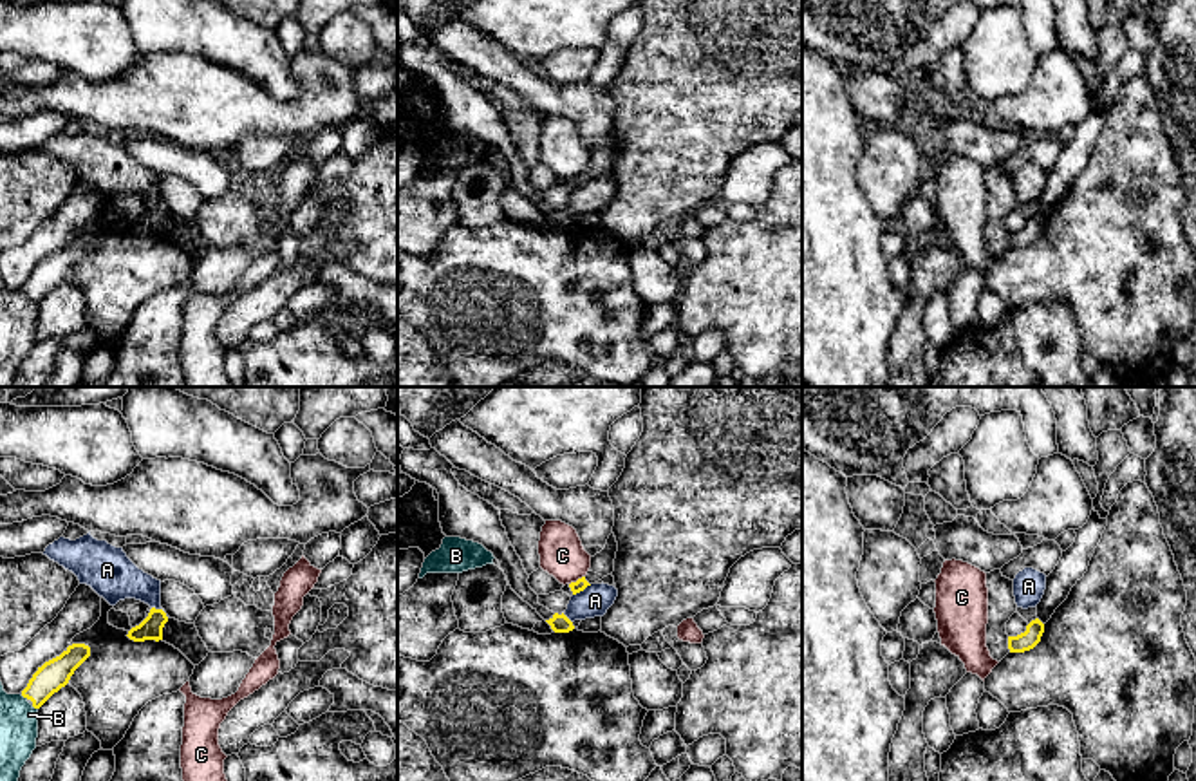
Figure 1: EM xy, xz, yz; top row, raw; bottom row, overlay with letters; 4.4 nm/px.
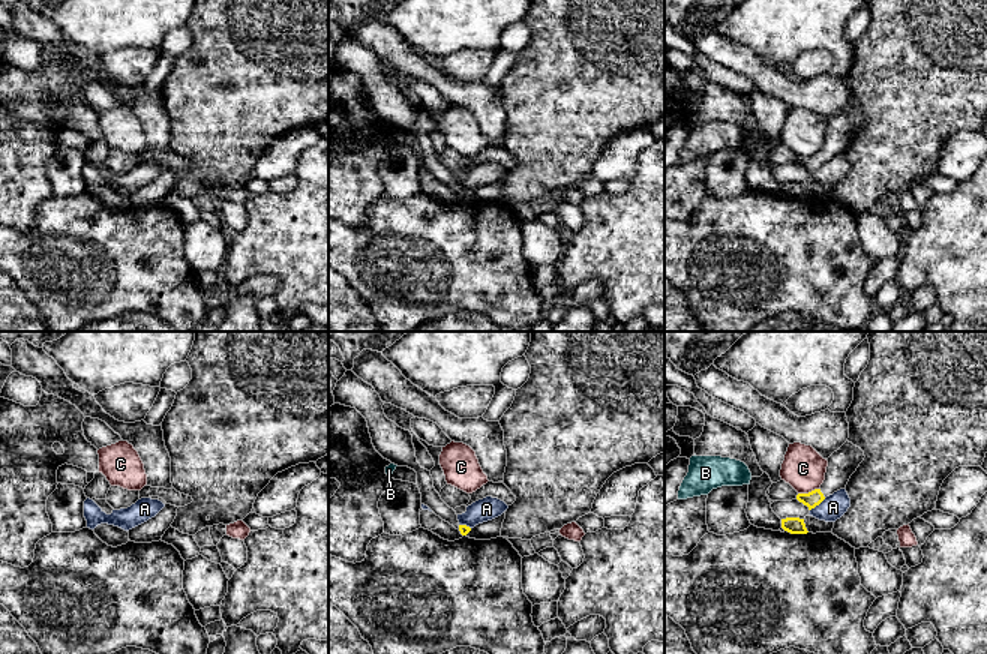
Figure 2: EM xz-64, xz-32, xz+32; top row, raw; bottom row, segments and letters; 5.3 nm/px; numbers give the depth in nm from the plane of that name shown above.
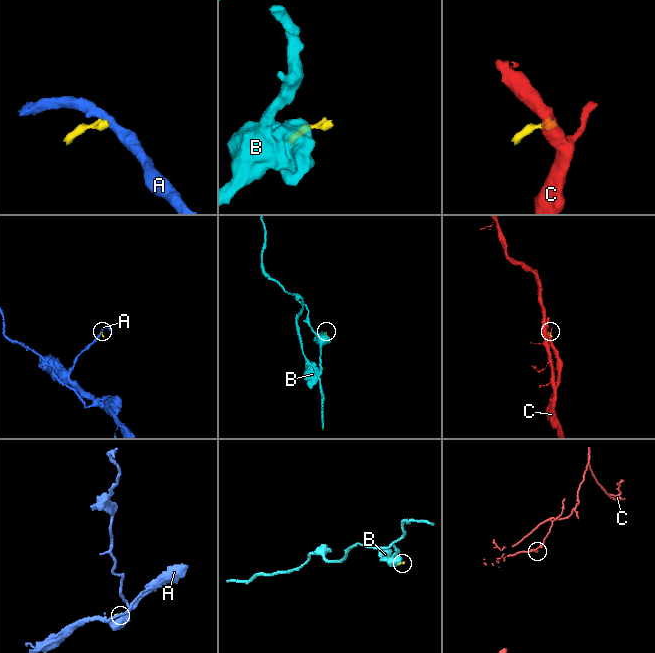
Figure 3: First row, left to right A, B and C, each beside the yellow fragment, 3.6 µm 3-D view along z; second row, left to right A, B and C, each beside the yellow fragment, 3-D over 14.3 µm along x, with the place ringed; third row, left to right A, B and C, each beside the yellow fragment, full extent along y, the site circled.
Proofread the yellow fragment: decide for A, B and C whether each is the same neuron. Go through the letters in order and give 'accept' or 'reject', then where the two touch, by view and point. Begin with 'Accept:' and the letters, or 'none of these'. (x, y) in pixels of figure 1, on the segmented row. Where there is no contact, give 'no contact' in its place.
Accept: none of these
A: reject; contact xz (582, 590)
B: reject; contact xy (24, 696)
C: reject; contact xz (579, 579)

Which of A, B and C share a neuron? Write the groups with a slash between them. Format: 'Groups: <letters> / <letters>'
Groups: A / B / C

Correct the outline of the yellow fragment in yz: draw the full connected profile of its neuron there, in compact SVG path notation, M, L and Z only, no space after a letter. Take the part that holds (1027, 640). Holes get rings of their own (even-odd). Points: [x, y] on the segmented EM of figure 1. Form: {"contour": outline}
{"contour": "M1035 618L1026 626L1026 631L1017 636L1008 636L1010 653L1024 653L1033 649L1044 633L1044 624Z"}

